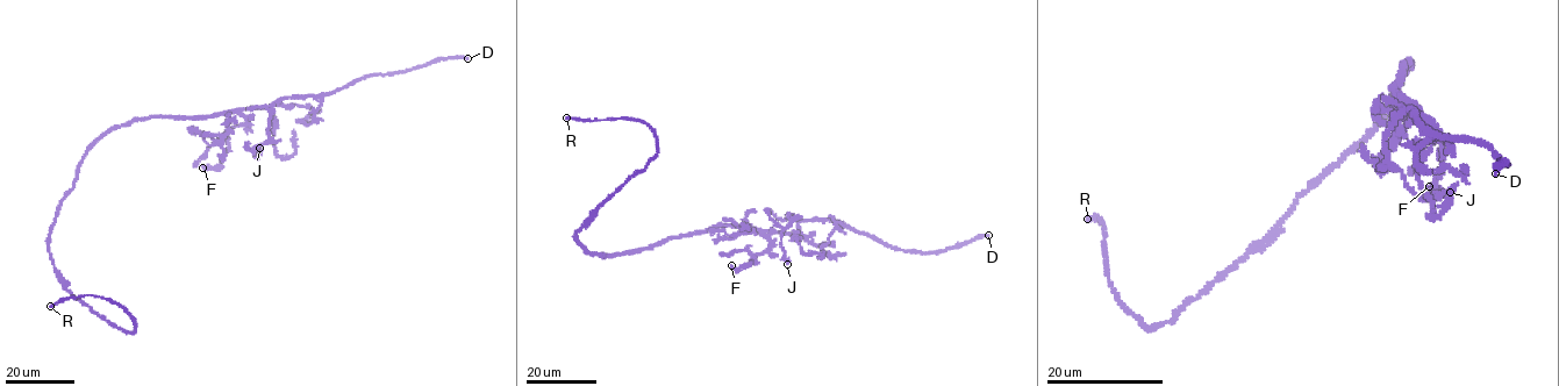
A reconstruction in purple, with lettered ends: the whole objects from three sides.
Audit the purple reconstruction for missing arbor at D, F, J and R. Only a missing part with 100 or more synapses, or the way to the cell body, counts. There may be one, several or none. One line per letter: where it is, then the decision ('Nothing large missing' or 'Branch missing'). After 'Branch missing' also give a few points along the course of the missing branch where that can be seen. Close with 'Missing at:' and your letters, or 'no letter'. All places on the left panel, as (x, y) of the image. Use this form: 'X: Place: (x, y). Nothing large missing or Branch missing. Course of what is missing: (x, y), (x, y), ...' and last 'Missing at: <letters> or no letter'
D: Place: (467, 58). Branch missing
F: Place: (202, 168). Nothing large missing
J: Place: (259, 148). Nothing large missing
R: Place: (50, 306). Nothing large missing
Missing at: D

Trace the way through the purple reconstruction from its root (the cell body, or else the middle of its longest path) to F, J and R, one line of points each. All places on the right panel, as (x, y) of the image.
F: (1406, 68), (1397, 95), (1443, 143), (1435, 193), (1429, 186)
J: (1406, 68), (1397, 95), (1429, 121), (1408, 109), (1401, 114), (1384, 141), (1387, 161), (1420, 197), (1450, 192)
R: (1406, 68), (1378, 129), (1173, 319), (1150, 328), (1122, 304), (1109, 279), (1102, 222), (1096, 215), (1087, 219)

